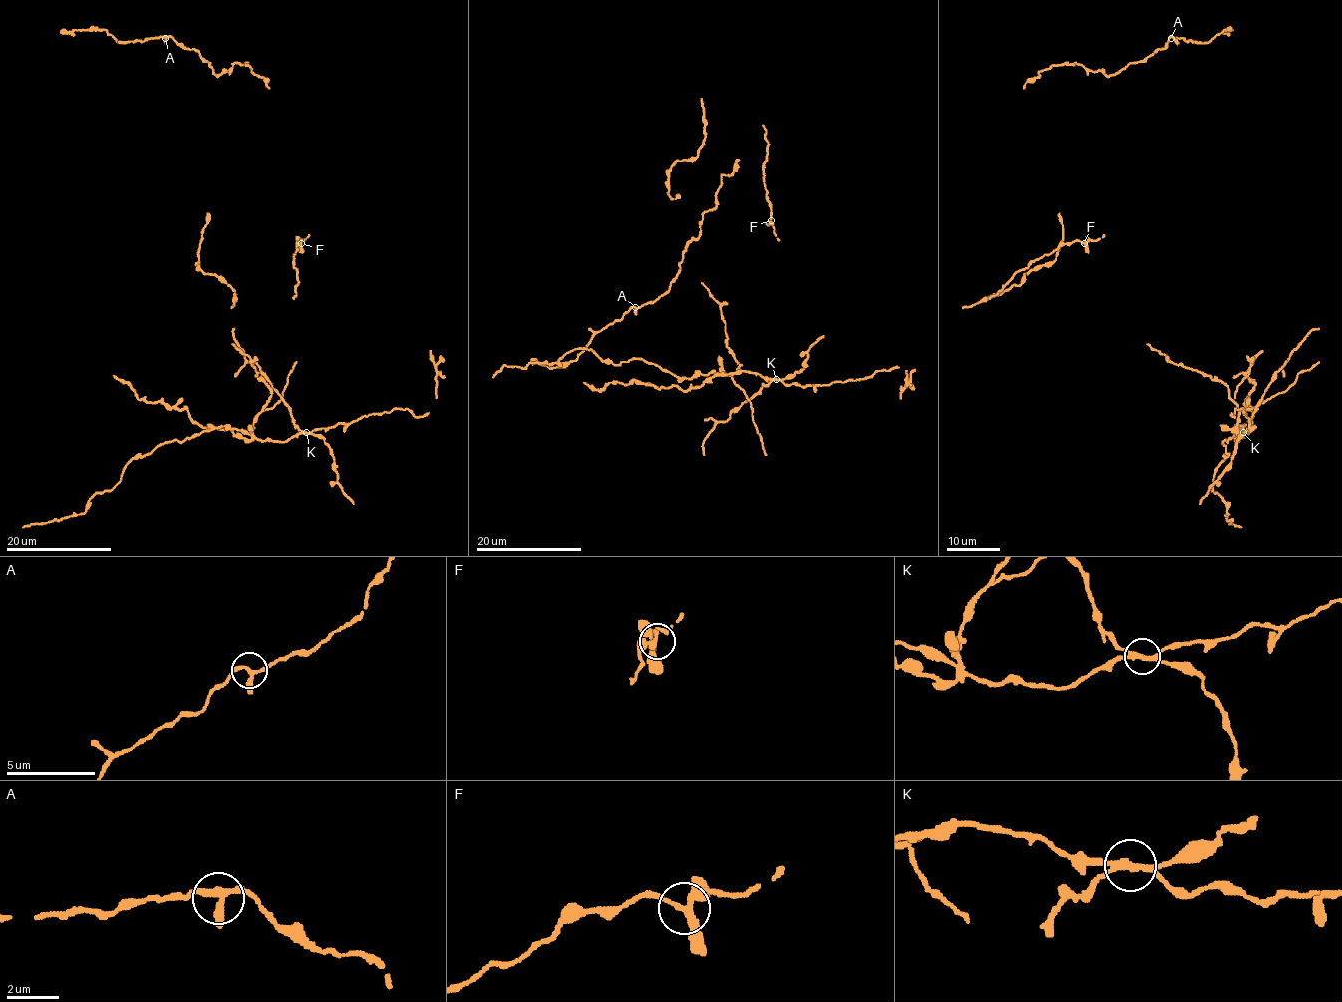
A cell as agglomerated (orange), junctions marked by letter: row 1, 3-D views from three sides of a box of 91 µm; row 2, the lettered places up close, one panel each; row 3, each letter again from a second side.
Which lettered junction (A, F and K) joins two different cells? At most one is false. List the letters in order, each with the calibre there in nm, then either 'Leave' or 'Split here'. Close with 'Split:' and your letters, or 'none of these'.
A: Thickness 200 nm. Leave
F: Thickness 220 nm. Leave
K: Thickness 220 nm. Split here
Split: K

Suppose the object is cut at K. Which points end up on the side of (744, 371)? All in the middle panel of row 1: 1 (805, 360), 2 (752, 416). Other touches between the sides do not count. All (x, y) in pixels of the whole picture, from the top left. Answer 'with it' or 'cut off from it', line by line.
1: cut off from it
2: with it

